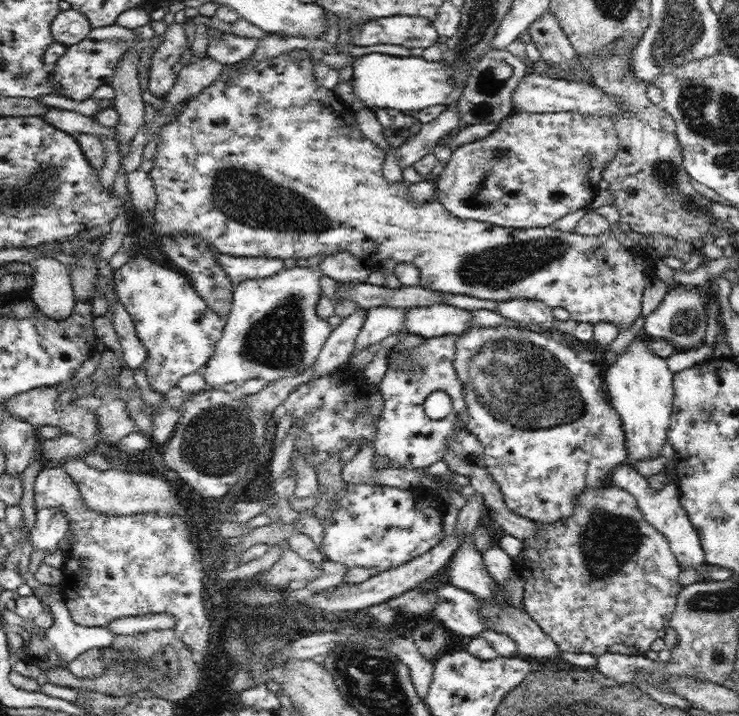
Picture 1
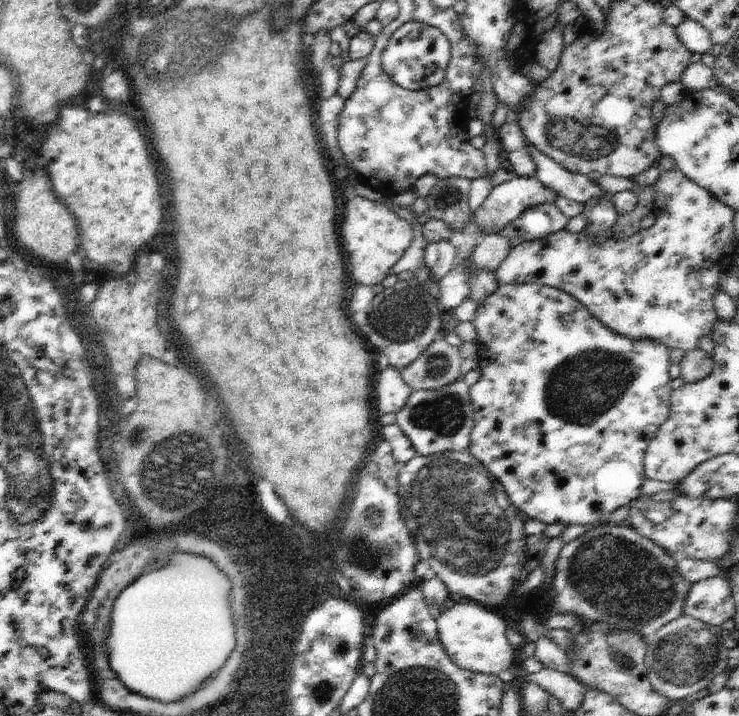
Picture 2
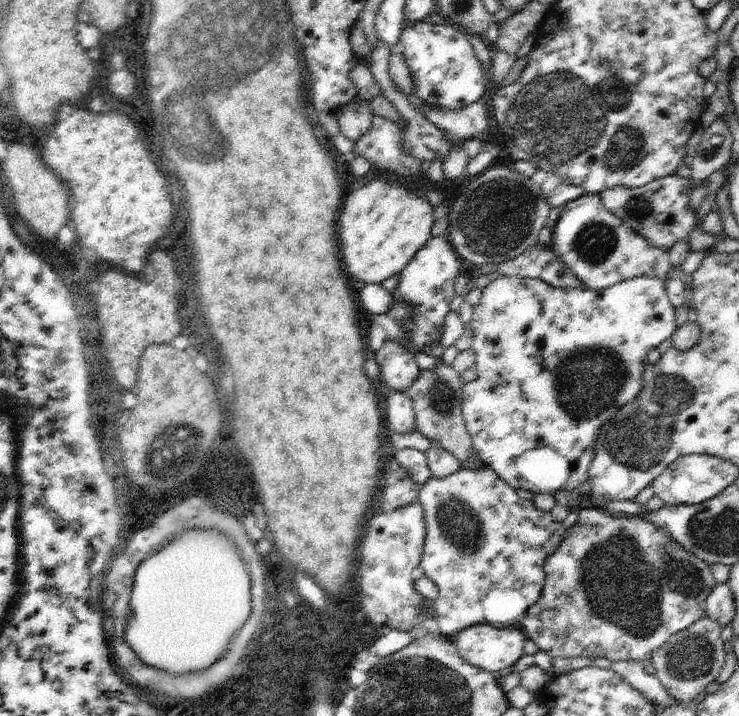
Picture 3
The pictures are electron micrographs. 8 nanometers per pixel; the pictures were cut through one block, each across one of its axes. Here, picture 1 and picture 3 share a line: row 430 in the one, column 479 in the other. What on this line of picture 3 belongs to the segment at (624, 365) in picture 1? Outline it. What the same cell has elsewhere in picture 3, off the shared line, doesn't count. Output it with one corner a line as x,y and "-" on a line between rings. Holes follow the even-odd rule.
487,624
471,626
451,638
461,660
485,670
487,674
511,668
523,656
525,640
527,638
519,628

